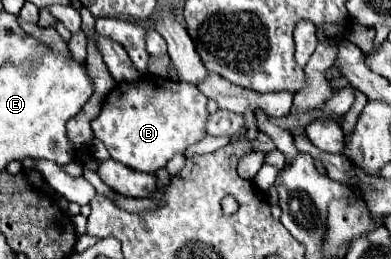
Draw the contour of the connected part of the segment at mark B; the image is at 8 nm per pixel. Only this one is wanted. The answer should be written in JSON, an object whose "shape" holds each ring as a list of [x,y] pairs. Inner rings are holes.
{"shape":[[[148,74],[138,84],[116,84],[106,96],[100,116],[92,120],[92,130],[116,162],[138,172],[154,174],[174,154],[182,154],[190,144],[206,136],[206,102],[206,96],[194,84],[162,80]]]}

